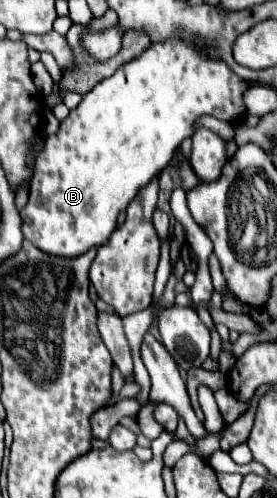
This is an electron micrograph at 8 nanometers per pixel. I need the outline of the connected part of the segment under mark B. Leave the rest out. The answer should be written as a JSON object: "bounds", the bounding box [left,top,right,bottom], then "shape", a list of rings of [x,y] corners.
{"bounds":[22,38,248,258],"shape":[[[168,38],[166,42],[158,42],[158,44],[152,44],[144,54],[140,54],[140,58],[120,66],[120,70],[116,70],[110,78],[98,82],[88,94],[82,96],[82,102],[78,104],[78,108],[74,108],[68,118],[64,118],[60,122],[60,128],[56,134],[50,134],[46,138],[46,144],[42,148],[42,152],[36,156],[36,164],[34,164],[34,176],[32,176],[32,182],[30,182],[30,198],[28,198],[28,204],[22,208],[22,234],[28,242],[32,242],[36,248],[44,250],[46,254],[52,254],[52,256],[64,256],[64,258],[76,258],[84,252],[88,252],[90,248],[98,248],[98,246],[104,246],[104,242],[108,242],[110,234],[116,230],[116,218],[118,218],[118,212],[122,208],[128,206],[128,202],[136,196],[136,192],[146,186],[156,174],[162,172],[162,168],[170,162],[174,150],[182,144],[182,140],[186,136],[192,134],[192,124],[198,116],[202,114],[212,114],[220,120],[226,120],[226,122],[232,122],[232,120],[238,120],[242,118],[244,114],[244,104],[242,104],[242,94],[244,90],[248,88],[248,84],[238,78],[222,60],[210,60],[210,58],[204,58],[204,54],[198,54],[196,50],[200,50],[200,46],[192,46],[192,40],[182,40],[182,38]]]}

